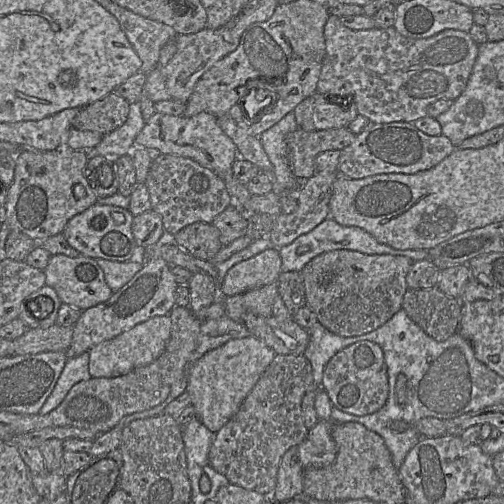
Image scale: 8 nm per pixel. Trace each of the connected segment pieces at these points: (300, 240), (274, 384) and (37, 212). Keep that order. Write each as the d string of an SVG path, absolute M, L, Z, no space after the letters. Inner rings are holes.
M328 217L311 231L298 236L293 242L278 249L281 258L281 271L300 272L314 257L328 251L346 249L361 252L367 255L389 254L406 256L412 261L428 260L428 250L397 250L378 242L362 228L356 226L342 226Z
M276 354L242 402L238 412L214 435L209 451L209 464L231 484L270 497L277 484L277 473L283 455L292 446L298 446L303 442L309 431L302 415L302 399L307 392L318 389L311 363L304 355Z
M68 147L55 150L20 149L15 156L14 180L8 187L5 202L6 222L10 230L18 229L36 241L43 241L50 236L62 233L67 222L73 216L95 204L98 197L83 174L89 157L87 151L73 150Z

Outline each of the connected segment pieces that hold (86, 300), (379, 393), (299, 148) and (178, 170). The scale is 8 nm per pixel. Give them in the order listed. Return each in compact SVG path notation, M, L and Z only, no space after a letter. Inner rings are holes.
M64 254L51 255L43 271L45 284L55 289L61 302L81 311L107 301L113 293L105 281L103 270L94 258L81 254L75 258Z
M359 341L340 350L327 363L321 388L339 410L357 416L377 412L389 397L387 365L382 348L372 341Z
M347 127L319 131L297 128L286 137L288 161L294 176L304 181L316 173L316 156L328 150L342 150L349 146L356 135Z
M154 154L144 184L149 192L151 209L161 216L168 236L174 236L180 229L194 222L211 223L232 204L223 180L190 158Z

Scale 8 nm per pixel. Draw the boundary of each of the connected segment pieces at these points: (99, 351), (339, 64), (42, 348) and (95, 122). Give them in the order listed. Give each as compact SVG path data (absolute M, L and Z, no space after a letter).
M169 315L154 316L141 322L116 337L92 347L89 353L88 369L93 378L114 378L125 375L135 368L146 366L164 351L171 335Z
M330 15L324 26L326 52L316 91L328 100L350 102L372 123L415 122L428 115L428 107L440 99L455 100L464 91L478 55L478 44L468 32L446 29L422 39L407 38L393 26L353 30Z
M54 324L48 328L33 328L13 340L14 355L31 355L40 352L68 353L73 337L73 326Z
M111 92L82 107L73 119L72 127L105 135L125 123L129 115L129 108L130 103L125 98Z

